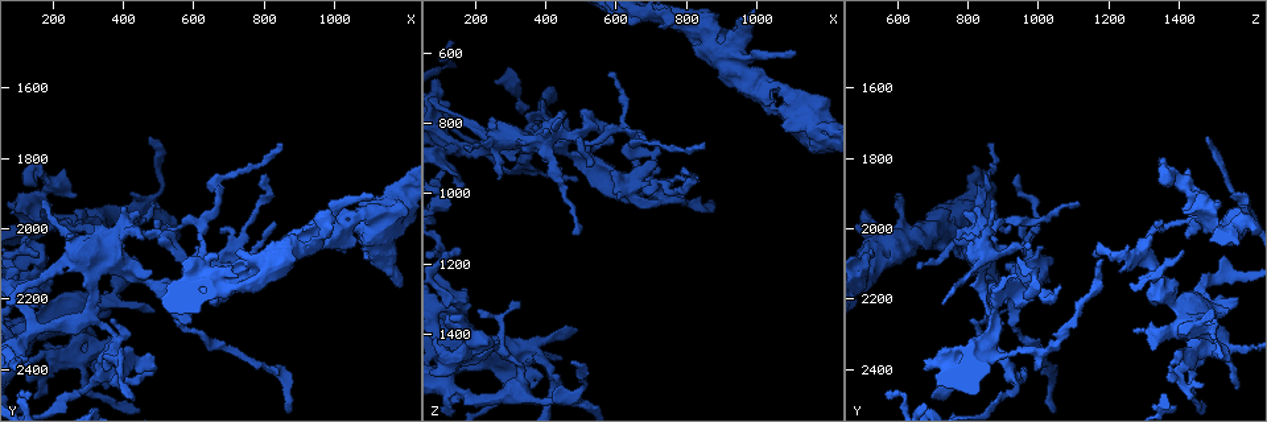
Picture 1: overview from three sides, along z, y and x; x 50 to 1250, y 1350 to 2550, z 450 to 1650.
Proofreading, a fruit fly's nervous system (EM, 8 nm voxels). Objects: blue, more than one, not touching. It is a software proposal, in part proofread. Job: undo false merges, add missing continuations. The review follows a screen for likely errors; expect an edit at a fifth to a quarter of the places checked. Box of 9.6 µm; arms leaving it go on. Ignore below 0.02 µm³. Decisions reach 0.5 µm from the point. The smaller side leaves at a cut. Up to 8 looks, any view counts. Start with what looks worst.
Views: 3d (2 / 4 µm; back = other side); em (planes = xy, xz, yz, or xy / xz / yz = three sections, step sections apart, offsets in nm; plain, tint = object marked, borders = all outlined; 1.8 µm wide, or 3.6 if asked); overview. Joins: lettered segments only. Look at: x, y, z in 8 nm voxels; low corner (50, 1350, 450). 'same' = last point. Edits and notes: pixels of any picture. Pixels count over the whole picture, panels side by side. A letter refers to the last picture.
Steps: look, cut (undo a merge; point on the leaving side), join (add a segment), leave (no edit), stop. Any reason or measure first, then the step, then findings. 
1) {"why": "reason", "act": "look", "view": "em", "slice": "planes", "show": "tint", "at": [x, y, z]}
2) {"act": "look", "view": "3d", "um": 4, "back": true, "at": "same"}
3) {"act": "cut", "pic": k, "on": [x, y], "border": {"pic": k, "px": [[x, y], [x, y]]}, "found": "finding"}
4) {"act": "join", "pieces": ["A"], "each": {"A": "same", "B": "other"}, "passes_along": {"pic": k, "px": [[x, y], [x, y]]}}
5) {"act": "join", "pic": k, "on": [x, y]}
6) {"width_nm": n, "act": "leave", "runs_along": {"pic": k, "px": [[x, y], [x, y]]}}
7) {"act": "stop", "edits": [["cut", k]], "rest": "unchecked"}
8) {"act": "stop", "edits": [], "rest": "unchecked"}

{"why": "four-way junction", "act": "look", "view": "em", "um": 3.6, "slice": "xz", "step": 16, "show": "tint", "at": [290, 2230, 1470]}

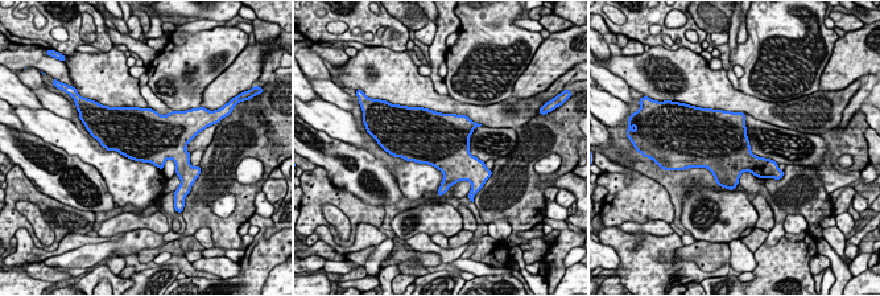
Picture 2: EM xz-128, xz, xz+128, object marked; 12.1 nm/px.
{"why": "cut it another way", "act": "look", "view": "em", "um": 3.6, "slice": "planes", "show": "borders", "at": "same"}

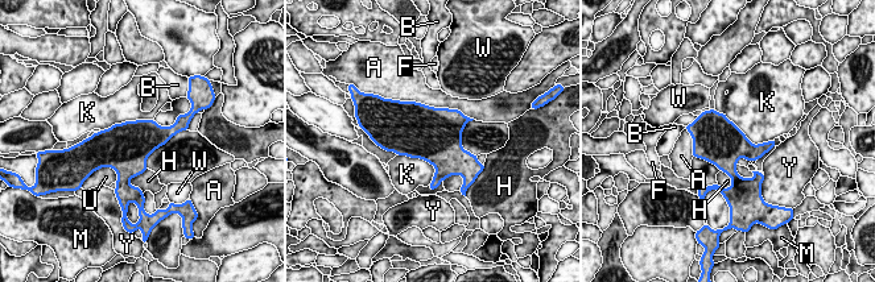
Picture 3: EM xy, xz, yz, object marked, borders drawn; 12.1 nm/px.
{"act": "leave", "each": {"A": "other", "B": "other", "F": "other", "H": "other", "K": "other", "M": "other", "U": "other", "W": "other", "Y": "other"}, "border": {"pic": 3, "px": [[714, 110], [754, 144], [772, 140]]}, "found": "one neuron here"}

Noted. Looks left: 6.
{"act": "look", "view": "em", "slice": "planes", "show": "plain", "at": [710, 2030, 970]}

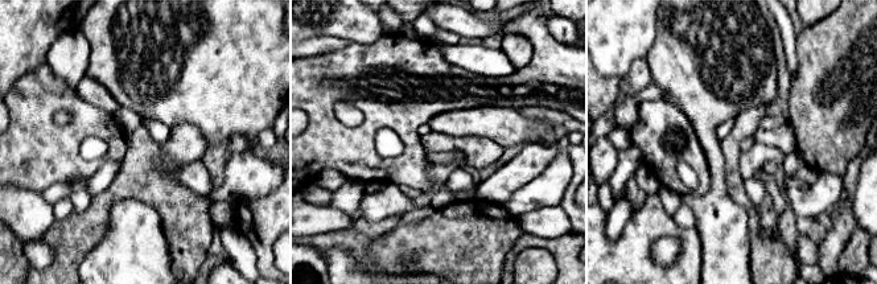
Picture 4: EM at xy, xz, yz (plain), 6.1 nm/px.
{"act": "look", "view": "em", "slice": "planes", "show": "tint", "at": "same"}

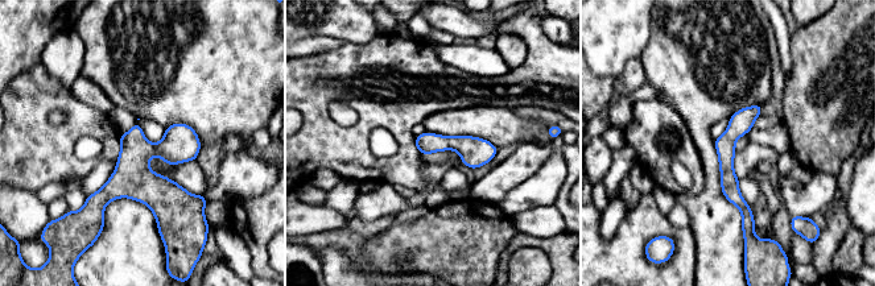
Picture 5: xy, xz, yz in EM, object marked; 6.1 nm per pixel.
{"why": "see the neighbours", "act": "look", "view": "em", "slice": "planes", "show": "borders", "at": "same"}

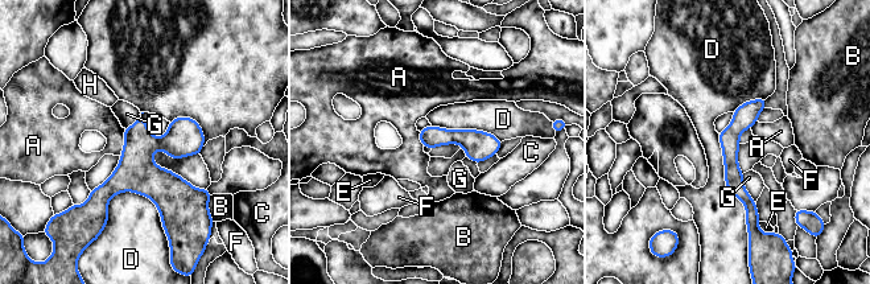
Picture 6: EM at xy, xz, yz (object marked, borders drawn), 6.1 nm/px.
{"longest_contact_nm": ["D", 650], "act": "leave", "each": {"A": "other", "B": "other", "C": "other", "D": "other", "E": "other", "F": "other", "G": "other", "H": "other"}, "border": {"pic": 6, "px": [[717, 134], [747, 231]]}, "found": "continuous, no second neuron"}

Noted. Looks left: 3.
{"why": "abrupt turn", "act": "look", "view": "em", "um": 3.6, "slice": "planes", "show": "tint", "at": [470, 1920, 1580]}

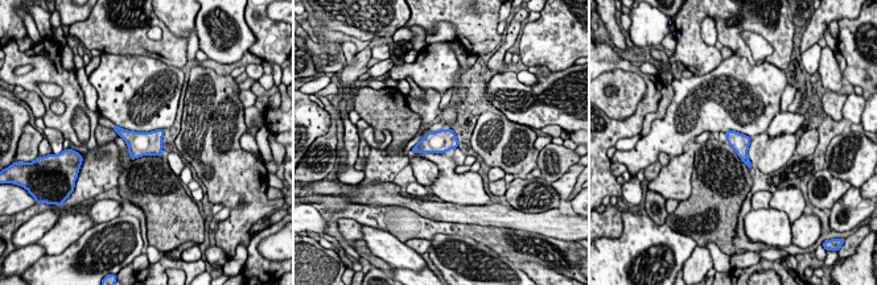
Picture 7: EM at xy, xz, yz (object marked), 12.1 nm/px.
{"why": "see the neighbours", "act": "look", "view": "em", "um": 3.6, "slice": "planes", "show": "borders", "at": "same"}

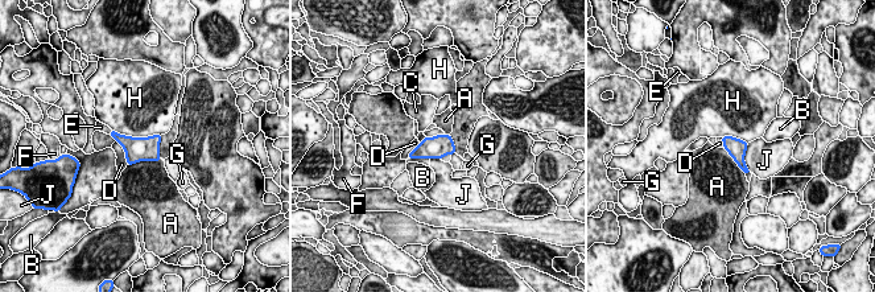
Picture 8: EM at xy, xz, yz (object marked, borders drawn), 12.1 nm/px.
{"width_nm": 240, "longest_contact_nm": ["H", 600], "act": "join", "pieces": ["E"], "each": {"A": "other", "B": "other", "C": "other", "D": "other", "E": "same", "F": "other", "G": "other", "H": "other", "J": "other"}, "found": "the neuron continues"}

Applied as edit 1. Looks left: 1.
{"act": "stop", "edits": [["join", 8]], "rest": "unchecked"}

